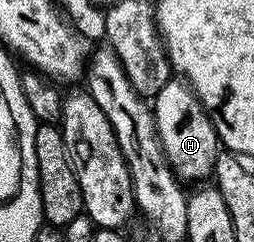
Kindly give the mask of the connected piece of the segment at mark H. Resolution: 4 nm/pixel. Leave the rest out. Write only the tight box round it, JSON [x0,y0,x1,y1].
[151,76,219,184]

